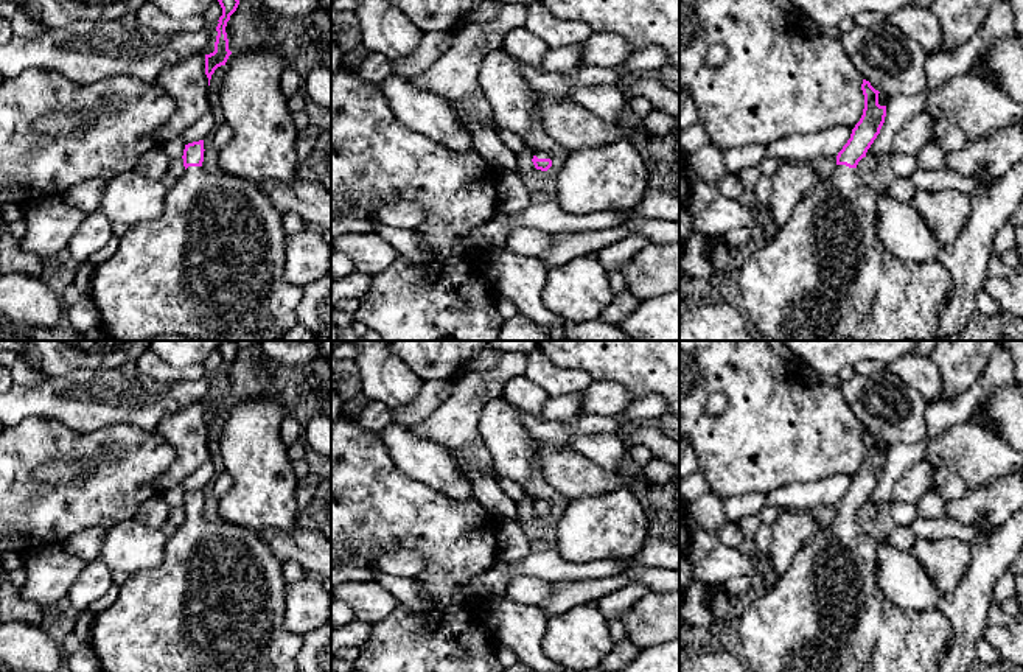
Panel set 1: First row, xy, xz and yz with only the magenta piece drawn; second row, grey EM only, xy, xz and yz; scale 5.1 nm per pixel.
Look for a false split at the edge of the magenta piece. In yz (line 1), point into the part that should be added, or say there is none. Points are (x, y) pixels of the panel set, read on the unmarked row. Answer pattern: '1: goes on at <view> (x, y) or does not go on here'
1: goes on at yz (826, 613)

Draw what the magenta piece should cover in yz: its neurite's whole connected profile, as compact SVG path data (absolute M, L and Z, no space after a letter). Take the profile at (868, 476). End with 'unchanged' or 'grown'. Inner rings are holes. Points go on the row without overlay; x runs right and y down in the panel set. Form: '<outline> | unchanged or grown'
M863 428L864 457L850 487L836 504L835 520L813 535L793 557L774 586L737 616L745 658L752 672L939 672L939 656L953 638L950 621L939 608L903 610L892 604L878 586L875 552L878 540L857 521L858 510L880 482L886 454L878 453L878 439Z | grown

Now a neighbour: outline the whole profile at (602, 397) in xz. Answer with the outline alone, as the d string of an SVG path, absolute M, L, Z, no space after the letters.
M592 381L583 392L583 412L592 415L619 415L630 403L628 390L609 381Z

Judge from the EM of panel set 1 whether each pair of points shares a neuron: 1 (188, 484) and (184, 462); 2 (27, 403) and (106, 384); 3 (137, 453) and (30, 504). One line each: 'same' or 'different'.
1: different
2: same
3: same

